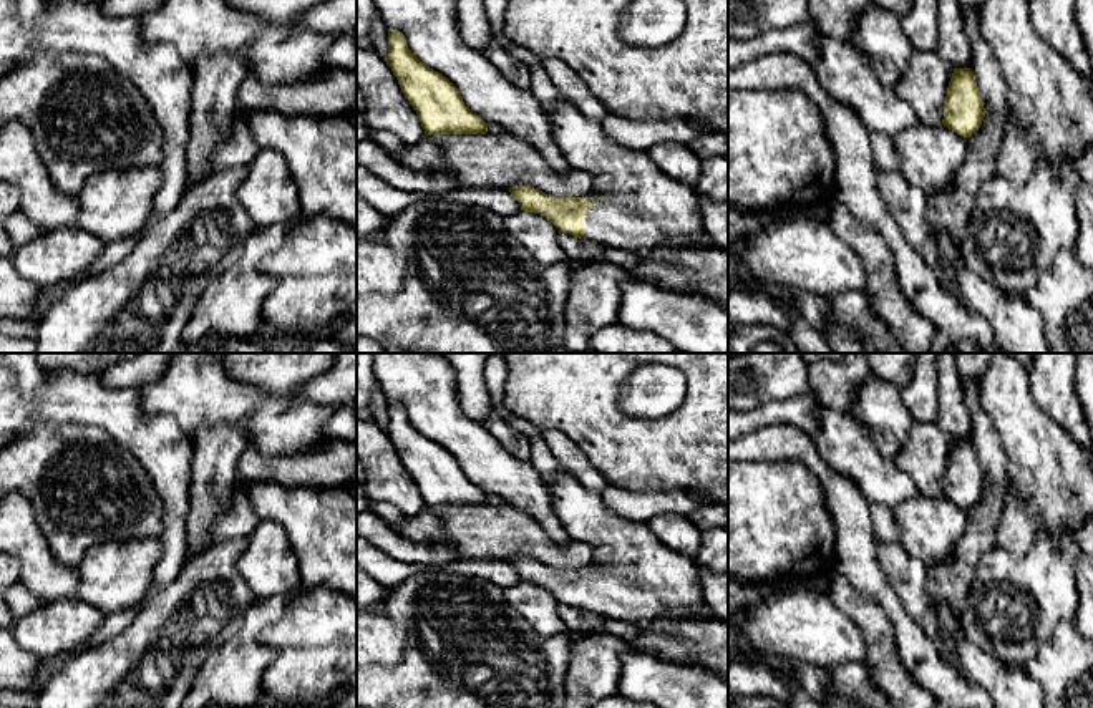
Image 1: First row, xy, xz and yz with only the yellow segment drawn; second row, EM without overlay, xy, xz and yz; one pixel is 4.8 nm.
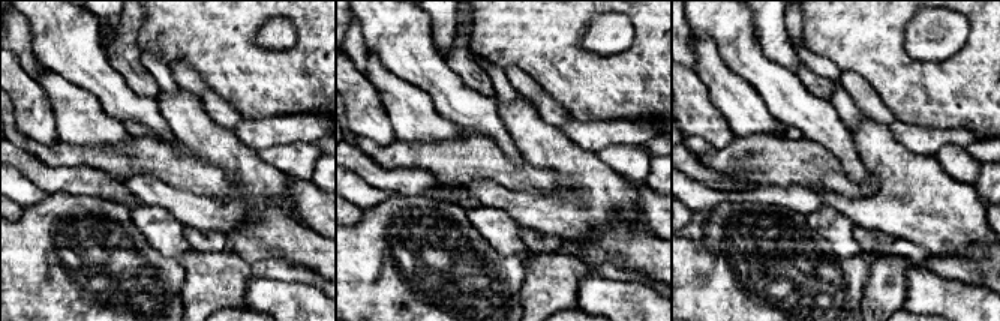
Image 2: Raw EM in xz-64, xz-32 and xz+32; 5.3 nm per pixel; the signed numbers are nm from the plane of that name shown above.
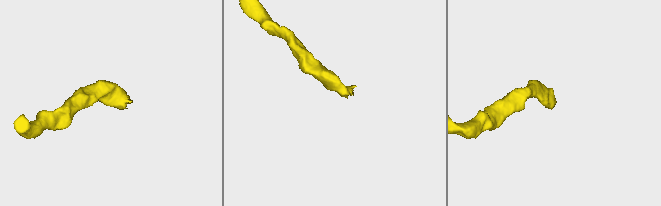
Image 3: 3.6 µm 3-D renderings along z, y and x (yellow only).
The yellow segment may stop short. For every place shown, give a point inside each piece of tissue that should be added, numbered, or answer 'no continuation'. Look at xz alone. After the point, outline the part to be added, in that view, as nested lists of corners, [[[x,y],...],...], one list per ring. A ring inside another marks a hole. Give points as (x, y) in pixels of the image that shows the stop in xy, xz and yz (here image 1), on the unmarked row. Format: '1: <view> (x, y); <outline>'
1: xz (646, 581); [[[562,468],[546,487],[571,541],[594,547],[592,564],[585,567],[594,577],[584,590],[584,610],[642,630],[652,630],[658,618],[715,617],[703,602],[693,557],[660,544],[647,524],[619,519],[600,492],[584,487]]]

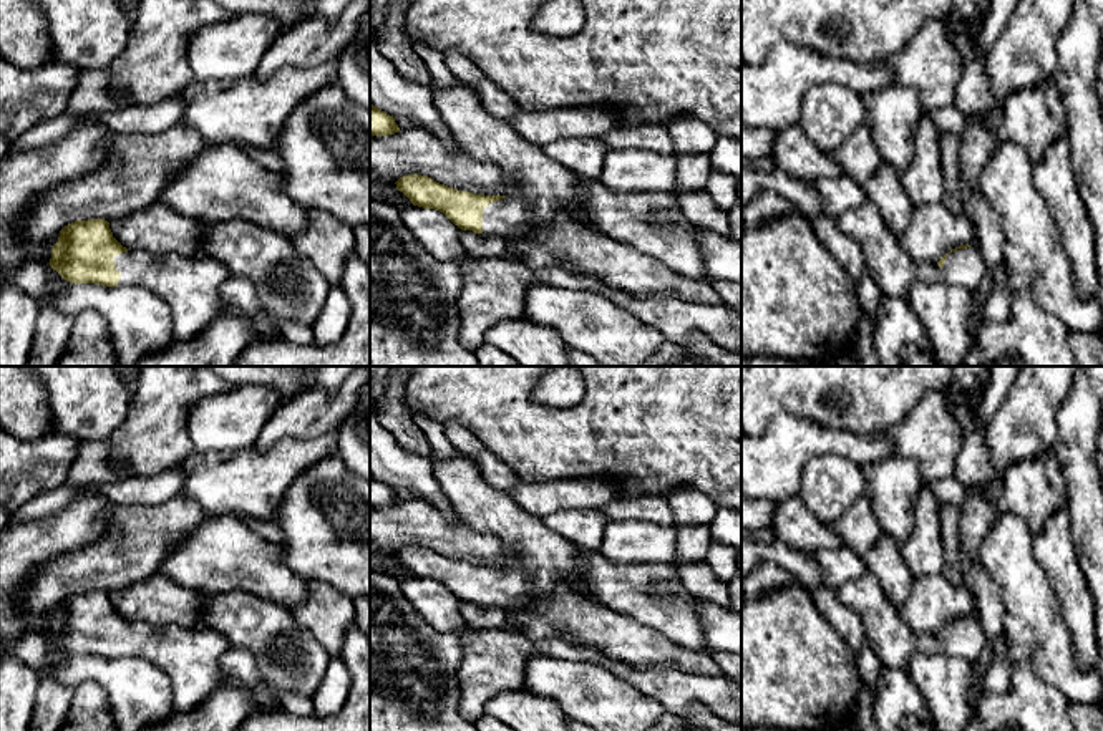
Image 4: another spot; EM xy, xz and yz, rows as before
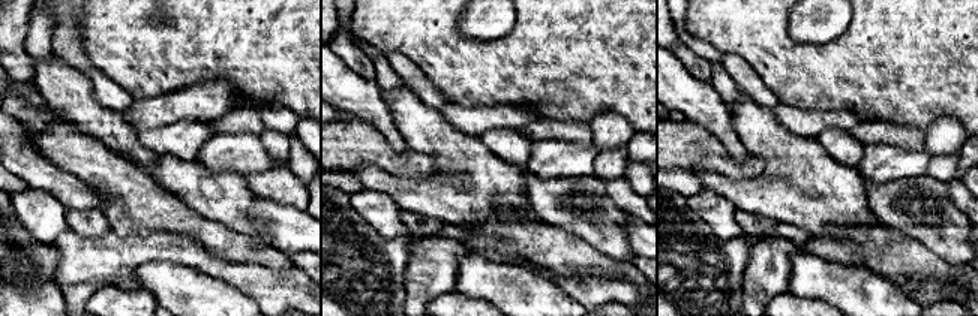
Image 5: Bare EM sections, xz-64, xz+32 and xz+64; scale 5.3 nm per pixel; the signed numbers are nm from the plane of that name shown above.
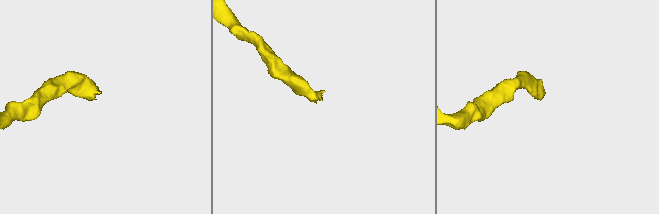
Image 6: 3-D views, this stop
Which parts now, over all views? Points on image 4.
1: xy (189, 657); [[[128,622],[113,630],[116,641],[121,645],[118,658],[153,661],[169,678],[174,706],[182,713],[197,709],[216,690],[237,685],[221,666],[221,656],[232,646],[231,641],[206,625],[184,628],[179,625]]]

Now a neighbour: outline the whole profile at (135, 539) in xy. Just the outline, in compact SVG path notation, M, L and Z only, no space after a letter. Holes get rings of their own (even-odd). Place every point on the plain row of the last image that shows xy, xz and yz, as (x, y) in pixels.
M184 494L159 506L114 506L104 529L86 545L38 564L13 592L13 613L32 628L53 605L75 592L119 590L158 572L164 554L204 522L206 512Z

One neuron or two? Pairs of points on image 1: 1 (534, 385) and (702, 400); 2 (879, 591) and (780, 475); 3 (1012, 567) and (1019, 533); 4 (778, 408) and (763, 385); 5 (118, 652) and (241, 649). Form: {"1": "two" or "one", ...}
{"1": "one", "2": "two", "3": "two", "4": "two", "5": "two"}

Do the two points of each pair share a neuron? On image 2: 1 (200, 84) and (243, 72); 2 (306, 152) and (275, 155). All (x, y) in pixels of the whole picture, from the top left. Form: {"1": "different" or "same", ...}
{"1": "different", "2": "same"}

